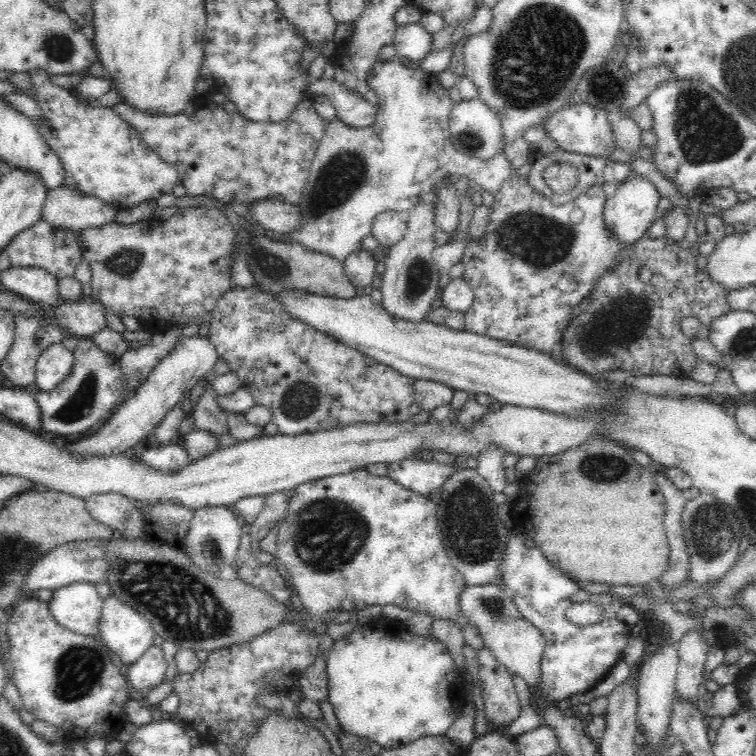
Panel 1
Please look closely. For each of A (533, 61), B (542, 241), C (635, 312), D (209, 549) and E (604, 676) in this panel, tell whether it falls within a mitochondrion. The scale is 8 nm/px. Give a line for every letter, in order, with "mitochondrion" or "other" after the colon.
A: mitochondrion
B: mitochondrion
C: mitochondrion
D: mitochondrion
E: other

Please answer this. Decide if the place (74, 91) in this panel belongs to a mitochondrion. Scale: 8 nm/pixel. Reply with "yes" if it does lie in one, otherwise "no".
no

